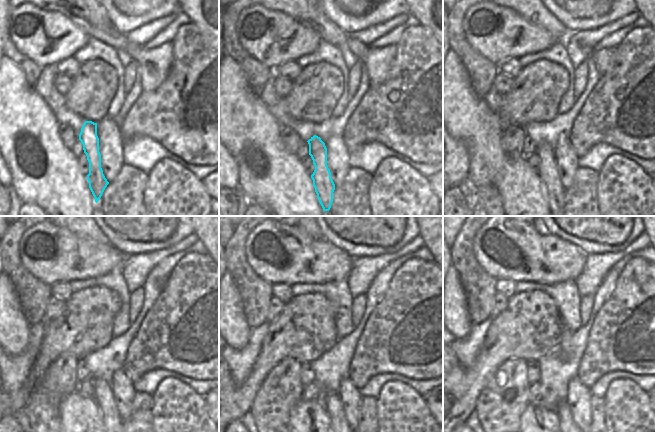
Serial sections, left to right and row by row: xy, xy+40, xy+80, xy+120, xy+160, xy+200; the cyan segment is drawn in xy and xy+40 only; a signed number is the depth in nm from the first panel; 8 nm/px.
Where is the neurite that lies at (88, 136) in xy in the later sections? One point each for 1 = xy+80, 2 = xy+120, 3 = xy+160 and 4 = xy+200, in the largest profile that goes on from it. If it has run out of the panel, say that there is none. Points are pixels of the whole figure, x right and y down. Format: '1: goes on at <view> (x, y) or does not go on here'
1: goes on at xy+80 (548, 174)
2: goes on at xy+120 (102, 394)
3: goes on at xy+160 (333, 406)
4: goes on at xy+200 (562, 410)

